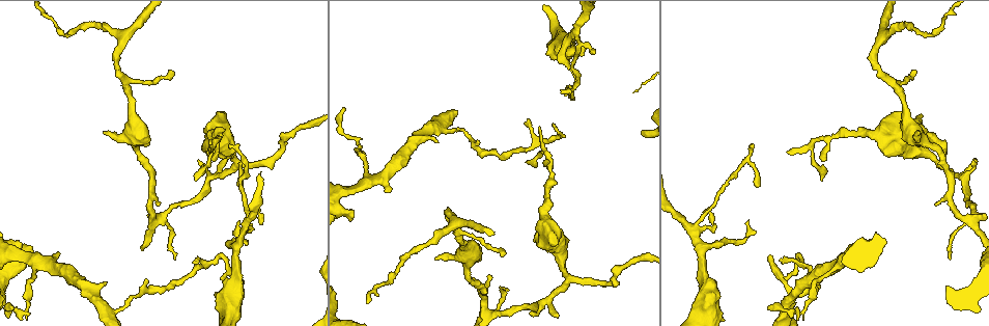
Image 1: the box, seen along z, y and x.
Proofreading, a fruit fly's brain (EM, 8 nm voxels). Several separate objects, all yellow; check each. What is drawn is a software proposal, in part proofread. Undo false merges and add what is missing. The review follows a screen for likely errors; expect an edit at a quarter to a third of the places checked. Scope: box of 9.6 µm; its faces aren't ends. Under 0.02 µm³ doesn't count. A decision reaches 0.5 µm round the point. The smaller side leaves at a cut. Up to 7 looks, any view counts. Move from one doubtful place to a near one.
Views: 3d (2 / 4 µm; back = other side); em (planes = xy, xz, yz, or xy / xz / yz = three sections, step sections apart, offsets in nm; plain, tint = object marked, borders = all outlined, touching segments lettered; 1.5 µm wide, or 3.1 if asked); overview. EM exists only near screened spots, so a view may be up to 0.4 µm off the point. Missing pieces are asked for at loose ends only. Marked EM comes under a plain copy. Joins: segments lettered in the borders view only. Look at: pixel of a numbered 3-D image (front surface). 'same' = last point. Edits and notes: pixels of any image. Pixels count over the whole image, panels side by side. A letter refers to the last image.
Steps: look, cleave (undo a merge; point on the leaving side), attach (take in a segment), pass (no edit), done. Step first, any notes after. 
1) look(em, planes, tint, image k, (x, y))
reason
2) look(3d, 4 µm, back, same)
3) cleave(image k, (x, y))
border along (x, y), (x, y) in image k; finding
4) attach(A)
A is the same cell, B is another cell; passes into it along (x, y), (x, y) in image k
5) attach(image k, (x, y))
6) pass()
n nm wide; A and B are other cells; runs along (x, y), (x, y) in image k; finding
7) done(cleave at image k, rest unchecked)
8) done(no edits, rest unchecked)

look(em, xz, step 4, tint, image 1, (749, 220))
an open end

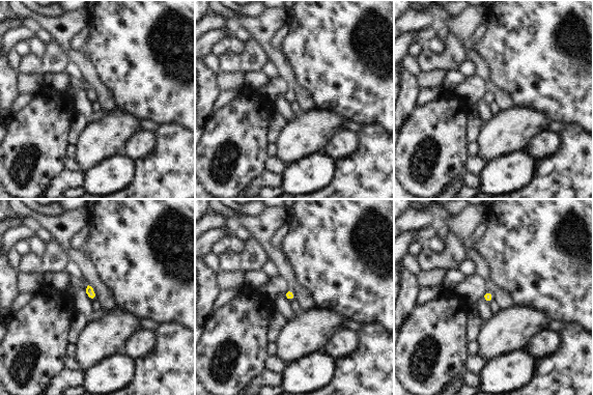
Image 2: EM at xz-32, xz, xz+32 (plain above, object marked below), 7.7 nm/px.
look(em, planes, borders, same)

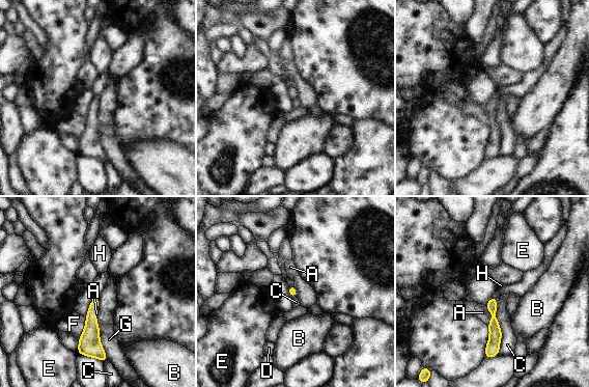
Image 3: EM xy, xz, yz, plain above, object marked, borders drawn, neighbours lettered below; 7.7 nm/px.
pass()
A, B, C, D, E, F, G and H are other cells; runs along (94, 301), (91, 344), (104, 357) in image 3; no lettered segment goes on from it

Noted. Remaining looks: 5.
look(3d, 4 µm, image 1, (235, 282))

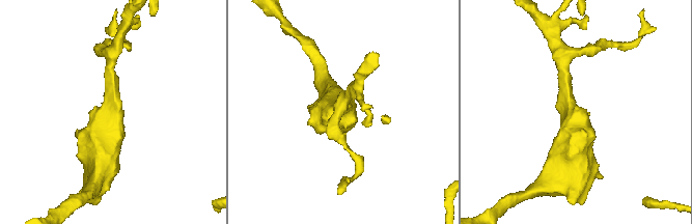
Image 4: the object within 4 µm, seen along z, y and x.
look(em, 3.1 µm, yz, step 8, tint, image 4, (111, 109))
arms of 200, 650 nm

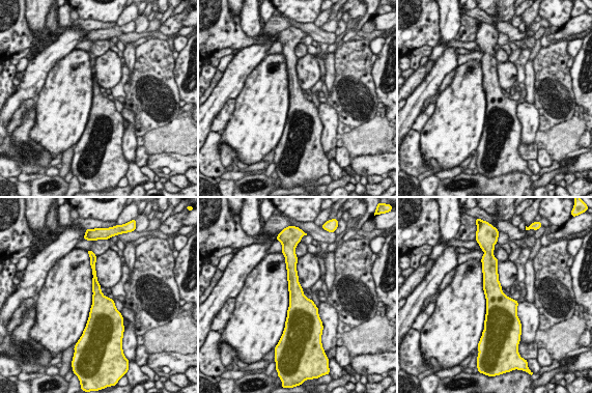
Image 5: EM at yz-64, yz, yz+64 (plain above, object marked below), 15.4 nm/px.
look(em, 3.1 µm, yz, step 8, borders, same)
what lies round it

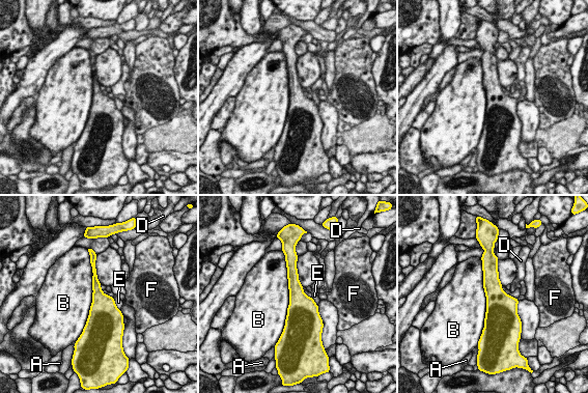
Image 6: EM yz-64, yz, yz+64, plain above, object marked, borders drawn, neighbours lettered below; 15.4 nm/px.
pass()
280 nm wide; A, B, D, E and F are other cells; border along (90, 260), (92, 303), (84, 327) in image 6; all the same cell

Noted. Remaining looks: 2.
done(no edits, rest unchecked)

